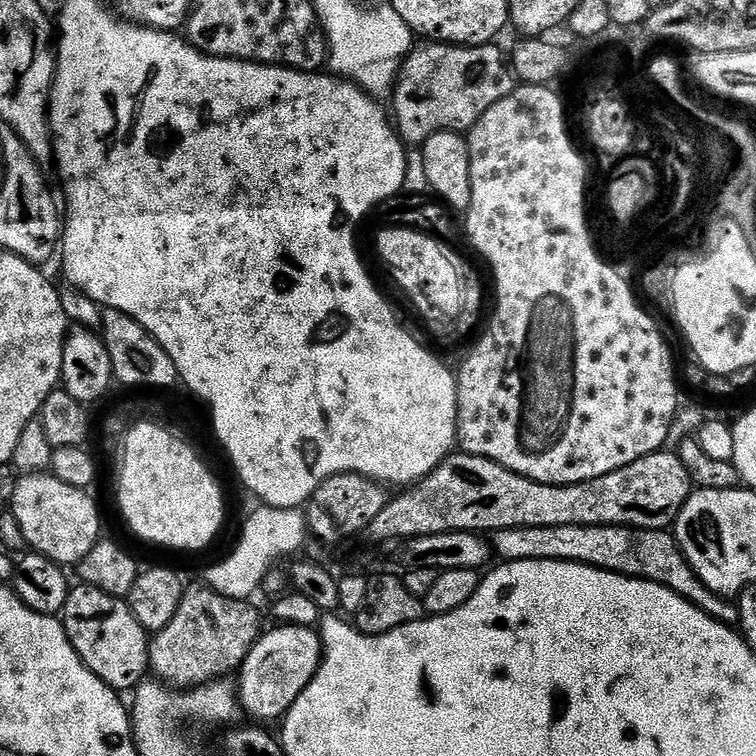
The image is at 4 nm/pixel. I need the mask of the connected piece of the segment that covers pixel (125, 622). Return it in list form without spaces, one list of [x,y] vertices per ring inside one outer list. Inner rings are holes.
[[[73,587],[64,603],[62,623],[69,642],[82,662],[102,682],[117,690],[135,689],[149,675],[148,645],[150,634],[138,622],[132,609],[119,596],[111,596],[100,588]]]

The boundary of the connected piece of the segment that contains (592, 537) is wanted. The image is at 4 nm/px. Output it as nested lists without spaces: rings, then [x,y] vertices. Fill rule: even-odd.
[[[542,526],[541,528],[504,528],[490,536],[490,547],[501,561],[509,560],[569,560],[575,564],[589,564],[623,576],[653,580],[665,584],[682,598],[696,604],[710,618],[729,626],[740,623],[740,609],[735,603],[709,592],[688,565],[680,545],[671,531],[658,528],[620,528],[618,526]]]

